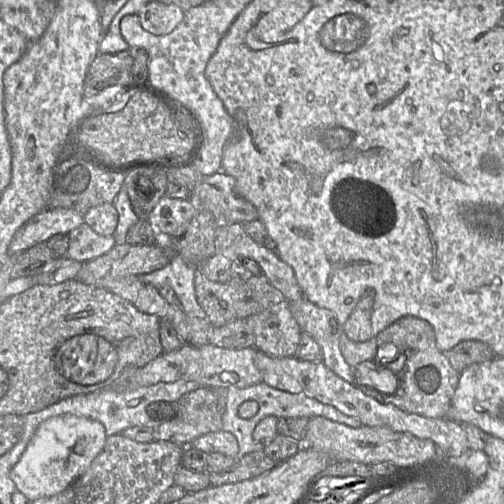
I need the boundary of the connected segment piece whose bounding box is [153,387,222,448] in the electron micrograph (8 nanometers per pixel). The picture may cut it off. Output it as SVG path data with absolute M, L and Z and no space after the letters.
M201 387L177 402L179 414L172 420L154 427L153 439L188 447L198 437L222 430L222 414L213 389Z

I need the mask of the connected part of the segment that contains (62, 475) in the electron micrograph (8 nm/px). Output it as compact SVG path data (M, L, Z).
M70 414L51 417L36 429L19 461L10 471L18 491L30 500L56 495L73 484L102 451L107 435L102 423Z

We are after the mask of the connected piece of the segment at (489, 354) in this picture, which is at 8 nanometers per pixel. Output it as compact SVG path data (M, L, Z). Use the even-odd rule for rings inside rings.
M469 340L457 344L447 353L447 357L452 368L461 373L473 364L489 362L496 356L487 344Z

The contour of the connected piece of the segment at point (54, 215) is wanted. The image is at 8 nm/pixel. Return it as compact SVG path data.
M44 209L16 231L9 244L8 254L15 257L38 243L47 242L56 234L69 234L83 223L84 215L74 210Z

